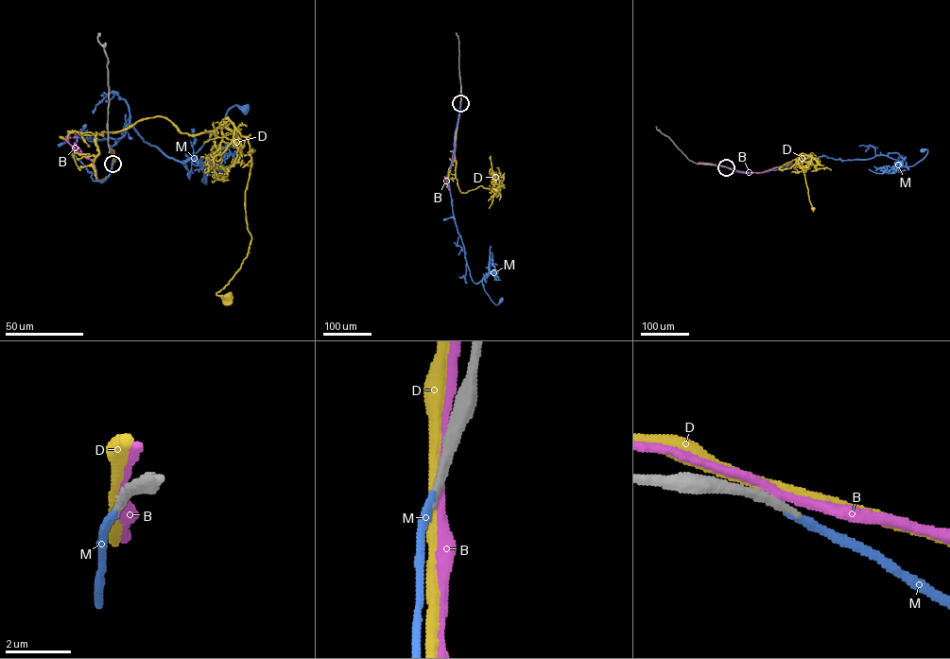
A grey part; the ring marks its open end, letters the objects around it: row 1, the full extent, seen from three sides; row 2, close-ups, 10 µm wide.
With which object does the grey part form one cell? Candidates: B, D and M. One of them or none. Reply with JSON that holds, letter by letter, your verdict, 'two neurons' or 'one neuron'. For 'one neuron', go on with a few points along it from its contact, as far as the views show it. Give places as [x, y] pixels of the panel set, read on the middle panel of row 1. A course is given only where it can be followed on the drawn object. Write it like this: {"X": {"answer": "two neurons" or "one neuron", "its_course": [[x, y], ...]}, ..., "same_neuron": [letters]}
{"B": {"answer": "two neurons"}, "D": {"answer": "two neurons"}, "M": {"answer": "one neuron", "its_course": [[460, 103], [448, 174], [453, 216], [472, 280], [475, 283], [482, 281], [485, 291], [495, 304], [501, 299]]}, "same_neuron": ["M"]}

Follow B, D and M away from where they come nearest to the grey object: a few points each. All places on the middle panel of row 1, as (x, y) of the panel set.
B: (460, 103), (455, 157), (446, 177), (449, 190)
D: (460, 103), (458, 188), (492, 188), (503, 175), (496, 190)
M: (460, 103), (448, 174), (453, 216), (472, 280), (475, 283), (482, 281), (485, 291), (495, 304), (501, 299)

